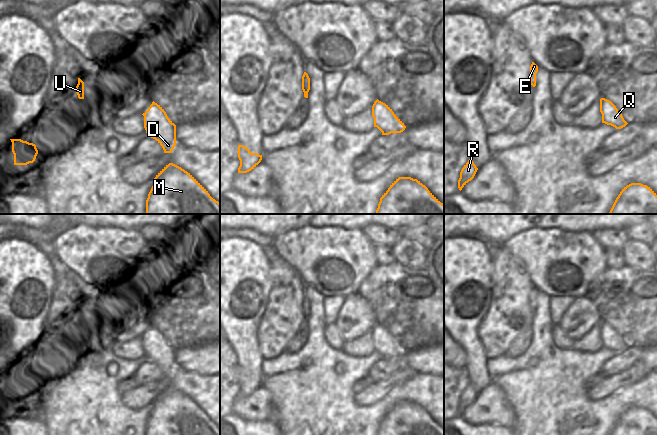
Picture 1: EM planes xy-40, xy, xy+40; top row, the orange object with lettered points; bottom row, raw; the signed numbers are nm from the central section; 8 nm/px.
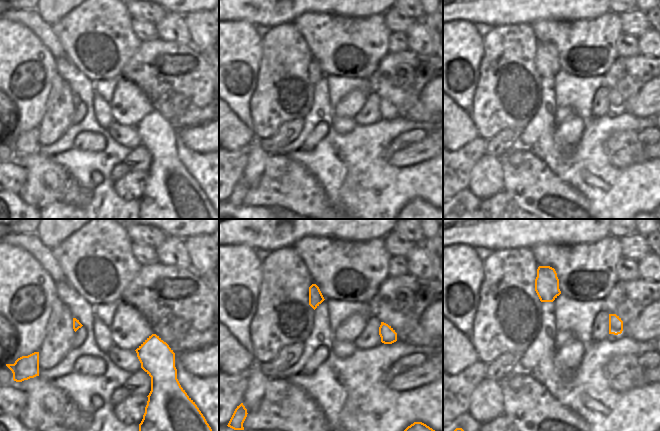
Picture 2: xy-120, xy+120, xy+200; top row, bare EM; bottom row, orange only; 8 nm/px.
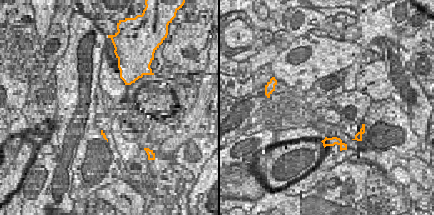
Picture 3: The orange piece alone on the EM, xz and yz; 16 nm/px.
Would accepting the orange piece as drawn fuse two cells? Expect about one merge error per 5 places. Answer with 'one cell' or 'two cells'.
one cell

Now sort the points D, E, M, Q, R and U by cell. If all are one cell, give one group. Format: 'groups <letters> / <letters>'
groups D E M Q R U

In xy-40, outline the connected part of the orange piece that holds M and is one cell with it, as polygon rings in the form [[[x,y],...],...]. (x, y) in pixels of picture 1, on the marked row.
[[[169,163],[154,178],[146,214],[220,214],[220,203],[190,173]]]

